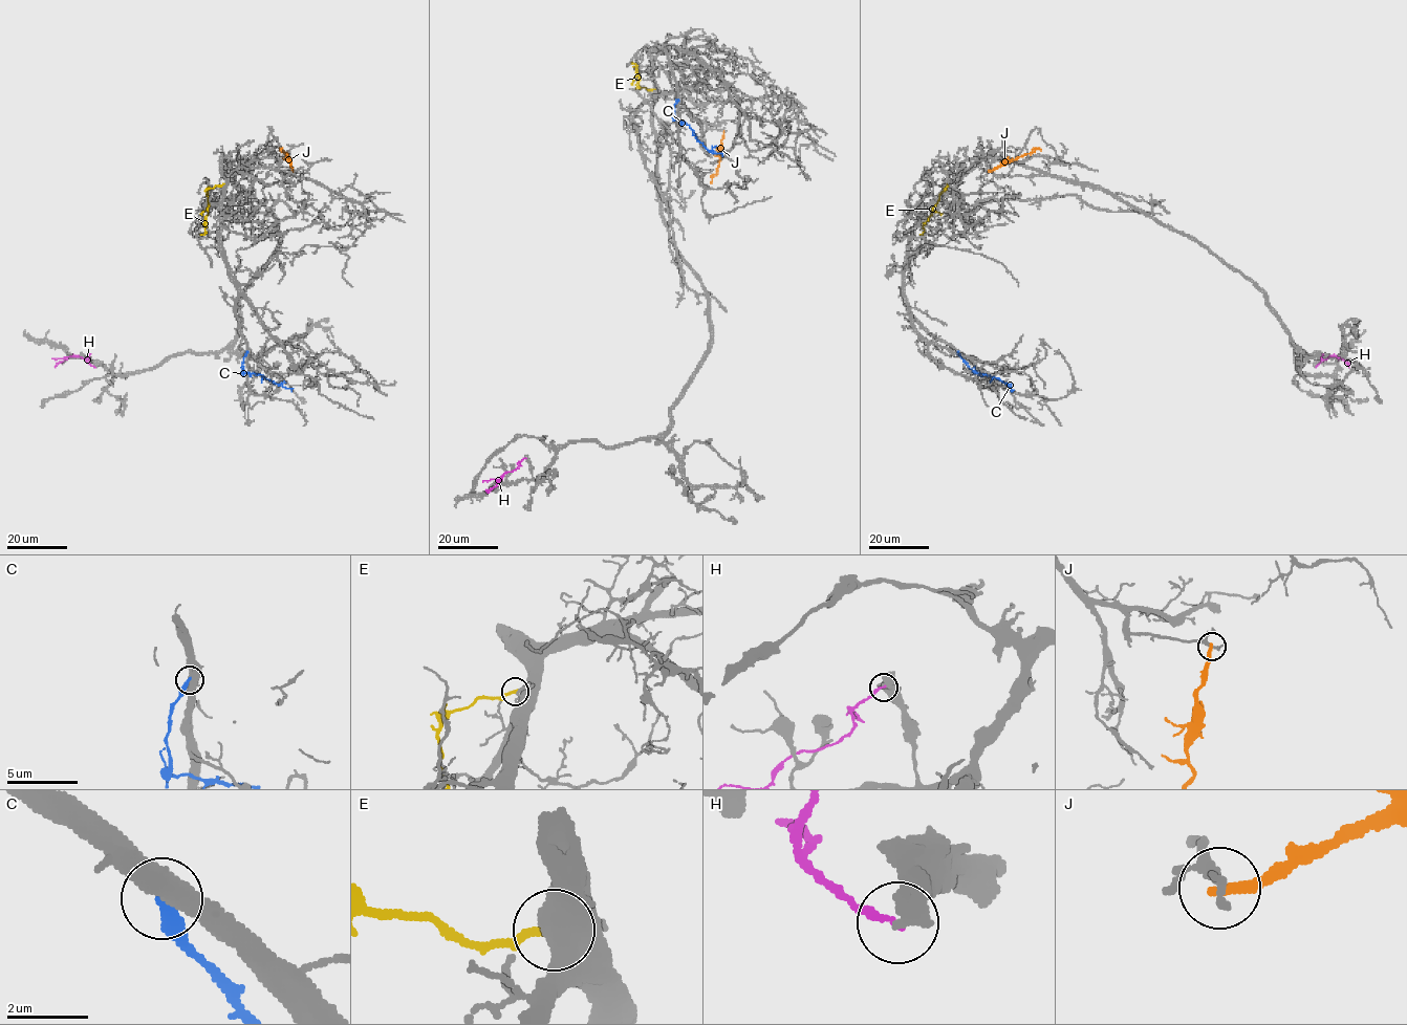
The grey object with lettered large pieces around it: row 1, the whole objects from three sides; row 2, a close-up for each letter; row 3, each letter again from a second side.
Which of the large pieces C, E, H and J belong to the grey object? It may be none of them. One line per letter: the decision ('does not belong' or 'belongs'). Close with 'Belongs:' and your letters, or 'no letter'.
C: does not belong
E: does not belong
H: does not belong
J: does not belong
Belongs: no letter

